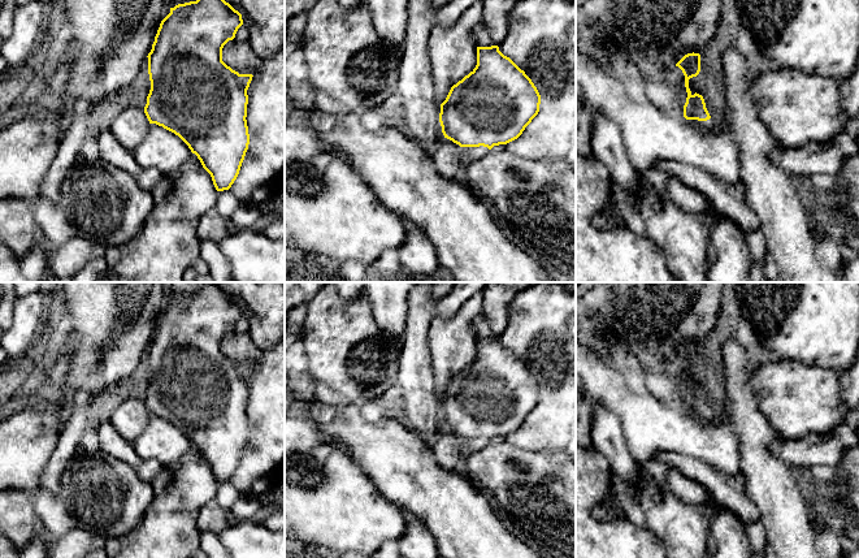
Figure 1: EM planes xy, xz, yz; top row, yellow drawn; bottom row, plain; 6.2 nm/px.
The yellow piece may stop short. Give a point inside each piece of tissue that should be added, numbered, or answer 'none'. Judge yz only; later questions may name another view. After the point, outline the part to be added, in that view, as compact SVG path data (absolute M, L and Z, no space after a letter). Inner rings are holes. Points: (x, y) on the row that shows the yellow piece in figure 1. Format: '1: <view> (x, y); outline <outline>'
1: yz (712, 124); outline M710 118L707 121L687 120L697 129L704 129L707 131L726 133L730 134L730 126L728 122L719 121L716 118Z

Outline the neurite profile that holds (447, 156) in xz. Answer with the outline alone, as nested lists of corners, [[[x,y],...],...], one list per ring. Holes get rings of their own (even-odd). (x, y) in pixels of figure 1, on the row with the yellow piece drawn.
[[[444,138],[431,153],[438,176],[454,181],[461,177],[461,147]]]

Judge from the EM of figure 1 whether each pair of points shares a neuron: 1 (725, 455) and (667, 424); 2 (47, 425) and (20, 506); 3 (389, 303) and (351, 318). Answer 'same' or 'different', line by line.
1: same
2: same
3: different

